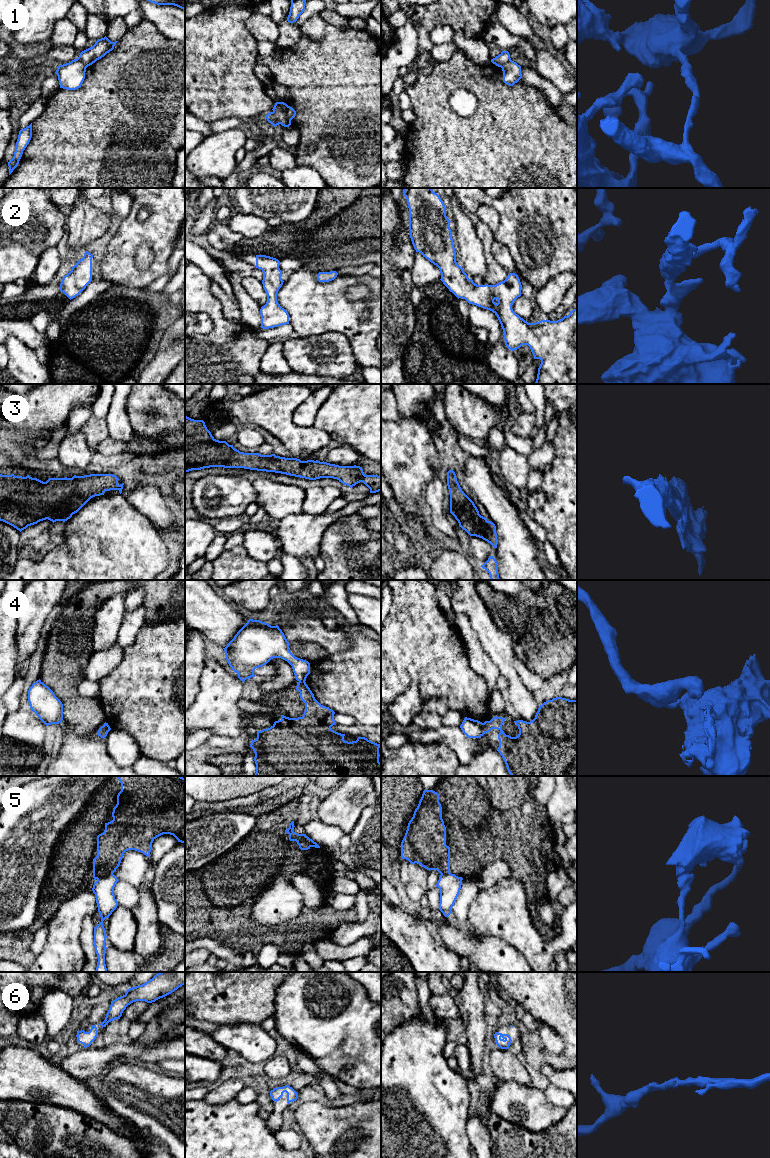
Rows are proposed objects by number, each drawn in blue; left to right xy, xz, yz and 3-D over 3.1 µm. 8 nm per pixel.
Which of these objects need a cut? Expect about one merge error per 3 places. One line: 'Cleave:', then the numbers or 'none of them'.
Cleave: 1, 4, 5

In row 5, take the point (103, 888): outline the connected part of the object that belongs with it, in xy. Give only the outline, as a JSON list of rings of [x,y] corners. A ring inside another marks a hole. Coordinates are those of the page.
[[[109,874],[97,879],[92,888],[101,917],[101,922],[94,927],[94,947],[98,957],[96,972],[108,972],[105,964],[105,951],[107,949],[105,943],[107,936],[103,921],[109,918],[118,906],[114,895],[114,887],[118,881],[114,874]]]

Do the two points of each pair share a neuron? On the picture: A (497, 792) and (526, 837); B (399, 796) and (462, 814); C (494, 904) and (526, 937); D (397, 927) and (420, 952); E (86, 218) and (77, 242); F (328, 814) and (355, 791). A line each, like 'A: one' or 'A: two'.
A: one
B: two
C: one
D: one
E: one
F: one

